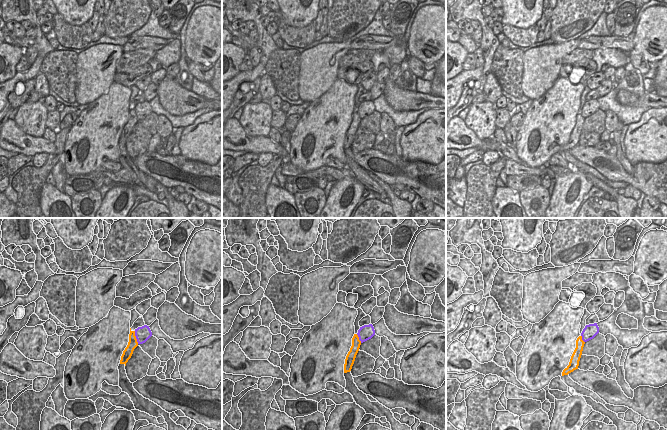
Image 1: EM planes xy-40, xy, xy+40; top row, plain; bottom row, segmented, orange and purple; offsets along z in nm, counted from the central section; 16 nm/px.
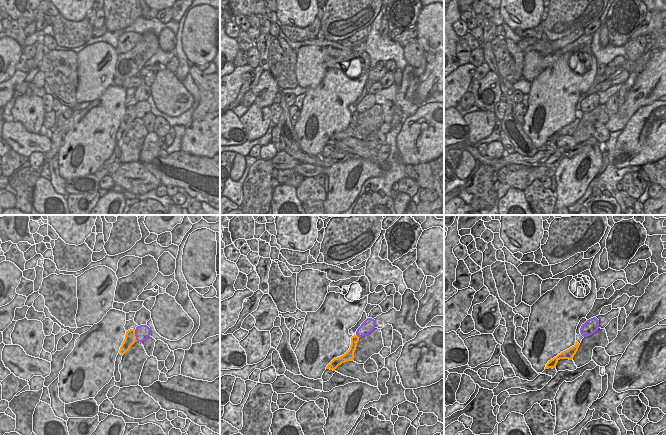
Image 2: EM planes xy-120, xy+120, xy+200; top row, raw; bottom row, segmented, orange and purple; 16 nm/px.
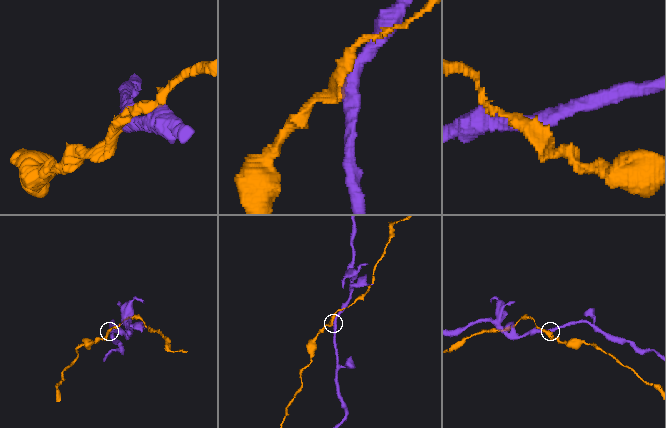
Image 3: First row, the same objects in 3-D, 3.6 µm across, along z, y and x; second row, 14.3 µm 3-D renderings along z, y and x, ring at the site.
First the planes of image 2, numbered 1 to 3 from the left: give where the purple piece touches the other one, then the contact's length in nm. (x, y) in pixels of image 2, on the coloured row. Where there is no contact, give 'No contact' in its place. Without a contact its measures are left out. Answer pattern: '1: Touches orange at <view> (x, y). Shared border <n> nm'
1: Touches orange at xy-120 (135, 336). Shared border 200 nm
2: Touches orange at xy+120 (357, 336). Shared border 80 nm
3: No contact.

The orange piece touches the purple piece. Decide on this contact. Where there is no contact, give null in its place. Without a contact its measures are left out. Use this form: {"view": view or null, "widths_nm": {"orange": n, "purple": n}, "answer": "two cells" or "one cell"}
{"view": "xy-40", "widths_nm": {"orange": 160, "purple": 240}, "answer": "two cells"}

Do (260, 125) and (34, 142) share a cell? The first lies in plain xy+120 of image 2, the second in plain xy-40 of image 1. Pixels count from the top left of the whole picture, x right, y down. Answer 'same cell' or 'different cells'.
different cells

